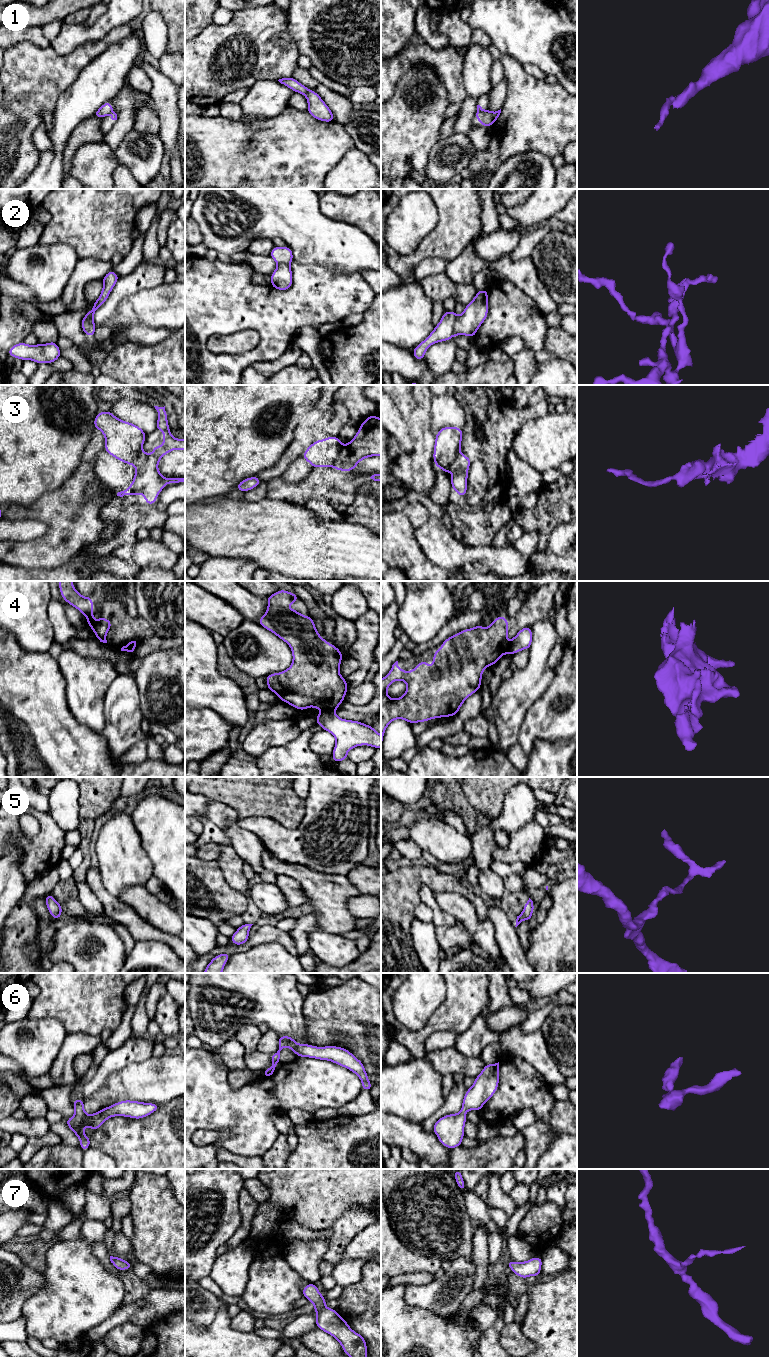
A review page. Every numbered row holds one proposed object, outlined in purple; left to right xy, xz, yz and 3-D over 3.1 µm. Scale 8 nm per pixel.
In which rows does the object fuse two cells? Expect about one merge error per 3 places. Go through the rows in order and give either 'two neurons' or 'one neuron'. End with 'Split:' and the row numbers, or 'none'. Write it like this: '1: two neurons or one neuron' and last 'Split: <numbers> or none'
1: two neurons
2: two neurons
3: two neurons
4: two neurons
5: one neuron
6: one neuron
7: one neuron
Split: 1, 2, 3, 4

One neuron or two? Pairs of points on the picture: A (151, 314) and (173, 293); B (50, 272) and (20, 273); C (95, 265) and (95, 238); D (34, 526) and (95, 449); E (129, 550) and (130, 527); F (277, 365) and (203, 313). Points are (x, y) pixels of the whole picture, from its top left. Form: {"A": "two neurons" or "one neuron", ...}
{"A": "one neuron", "B": "one neuron", "C": "two neurons", "D": "two neurons", "E": "two neurons", "F": "two neurons"}

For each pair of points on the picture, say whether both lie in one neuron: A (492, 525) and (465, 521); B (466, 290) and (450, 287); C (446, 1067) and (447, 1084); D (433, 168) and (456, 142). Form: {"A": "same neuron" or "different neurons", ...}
{"A": "same neuron", "B": "same neuron", "C": "different neurons", "D": "same neuron"}

